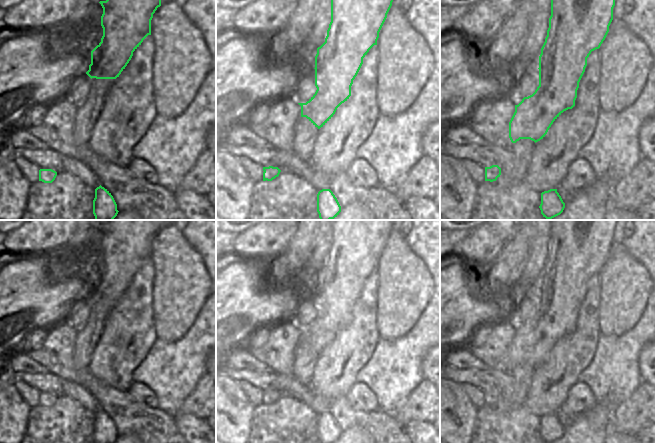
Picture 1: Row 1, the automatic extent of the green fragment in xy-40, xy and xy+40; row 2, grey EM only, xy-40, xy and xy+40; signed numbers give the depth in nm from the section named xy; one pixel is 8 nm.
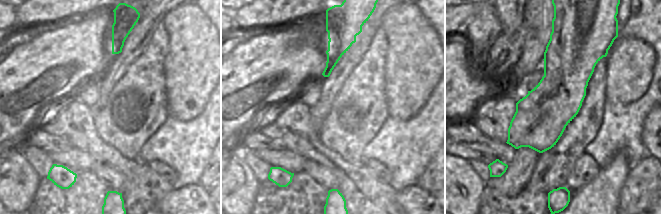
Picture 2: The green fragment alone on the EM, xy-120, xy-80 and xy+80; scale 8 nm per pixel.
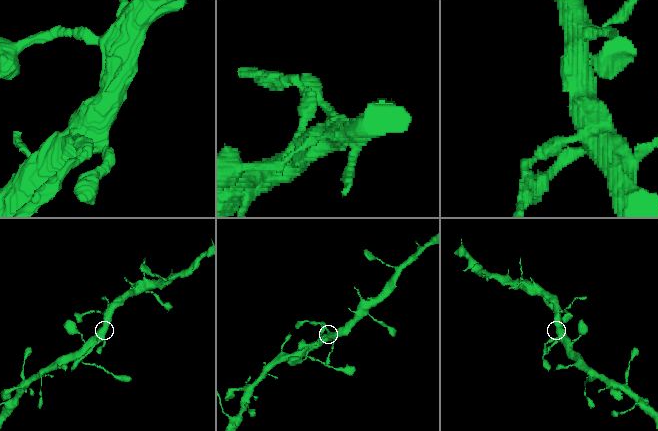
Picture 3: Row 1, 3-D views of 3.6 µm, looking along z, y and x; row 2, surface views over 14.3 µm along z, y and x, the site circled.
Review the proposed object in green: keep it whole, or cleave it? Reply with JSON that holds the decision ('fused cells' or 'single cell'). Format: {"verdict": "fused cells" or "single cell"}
{"verdict": "fused cells"}

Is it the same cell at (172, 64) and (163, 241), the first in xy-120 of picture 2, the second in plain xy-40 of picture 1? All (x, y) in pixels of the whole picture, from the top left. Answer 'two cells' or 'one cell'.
one cell

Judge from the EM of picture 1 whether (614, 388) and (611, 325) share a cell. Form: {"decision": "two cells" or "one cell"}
{"decision": "two cells"}

